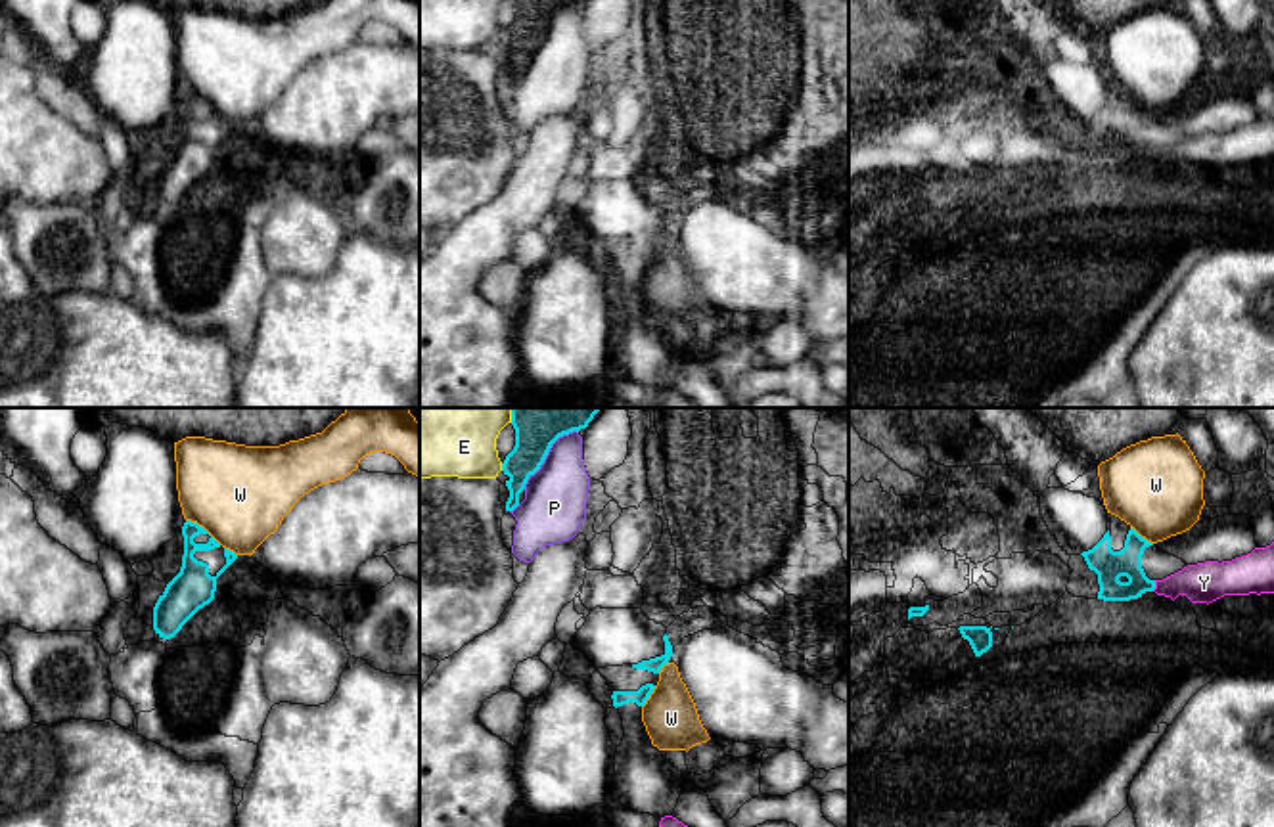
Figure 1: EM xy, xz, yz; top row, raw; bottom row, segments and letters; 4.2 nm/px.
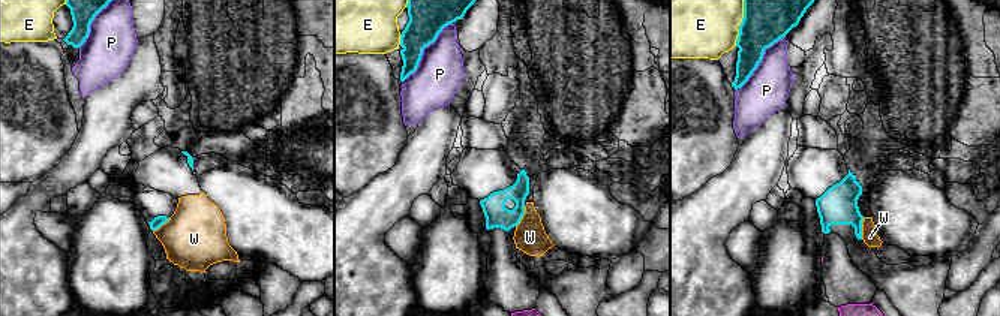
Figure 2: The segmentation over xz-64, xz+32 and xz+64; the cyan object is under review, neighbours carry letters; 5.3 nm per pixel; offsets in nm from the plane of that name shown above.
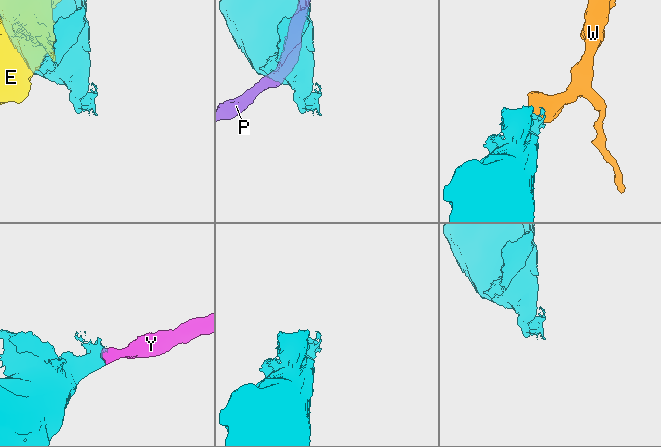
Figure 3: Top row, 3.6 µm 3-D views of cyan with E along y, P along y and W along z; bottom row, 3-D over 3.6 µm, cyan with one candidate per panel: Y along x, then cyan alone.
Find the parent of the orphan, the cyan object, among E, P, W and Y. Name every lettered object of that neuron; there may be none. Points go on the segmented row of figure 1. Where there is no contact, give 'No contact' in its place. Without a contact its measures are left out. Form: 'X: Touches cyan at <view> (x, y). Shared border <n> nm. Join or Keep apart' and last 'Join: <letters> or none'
E: Touches cyan at xz (502, 468). Shared border 30 nm. Keep apart
P: Touches cyan at xz (546, 454). Shared border 340 nm. Keep apart
W: Touches cyan at xy (202, 527). Shared border 190 nm. Keep apart
Y: Touches cyan at yz (1154, 586). Shared border 50 nm. Join
Join: Y

